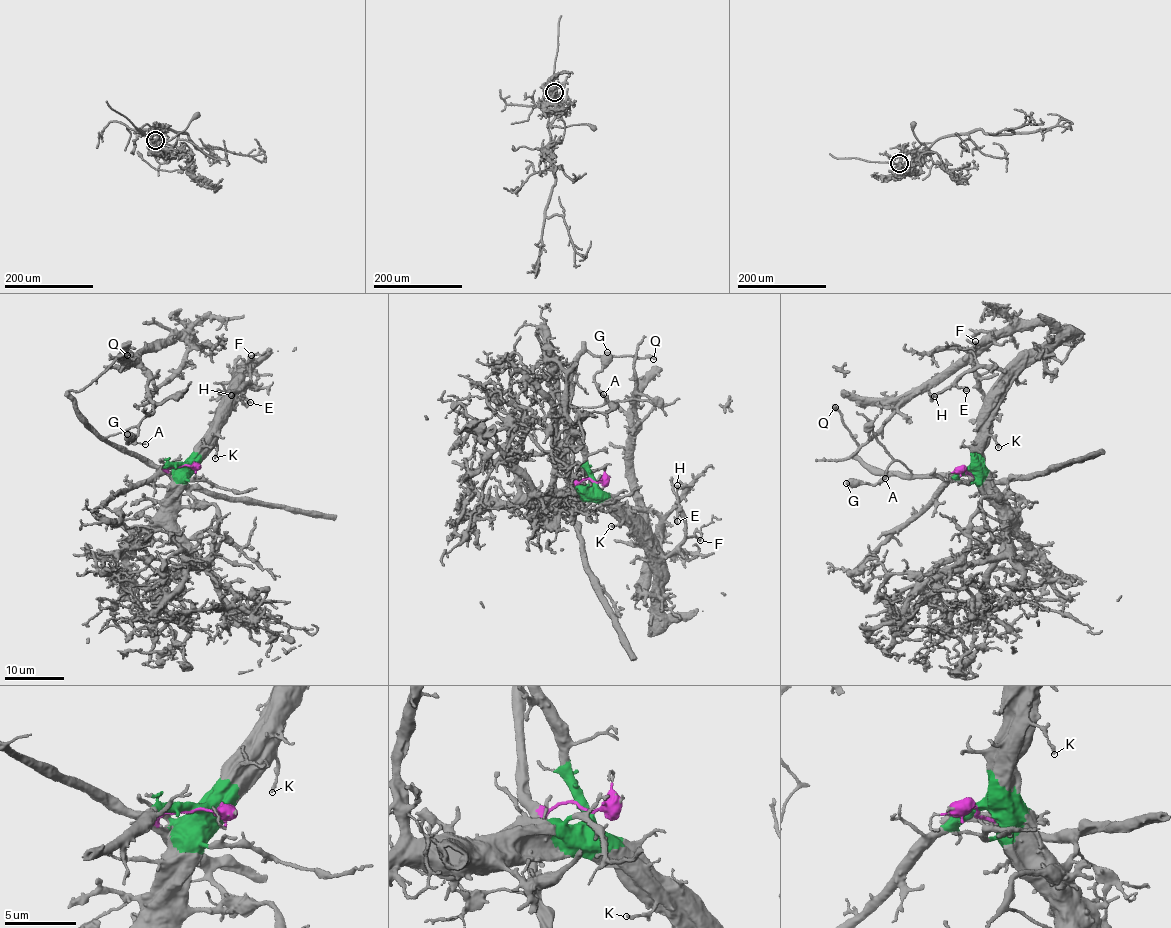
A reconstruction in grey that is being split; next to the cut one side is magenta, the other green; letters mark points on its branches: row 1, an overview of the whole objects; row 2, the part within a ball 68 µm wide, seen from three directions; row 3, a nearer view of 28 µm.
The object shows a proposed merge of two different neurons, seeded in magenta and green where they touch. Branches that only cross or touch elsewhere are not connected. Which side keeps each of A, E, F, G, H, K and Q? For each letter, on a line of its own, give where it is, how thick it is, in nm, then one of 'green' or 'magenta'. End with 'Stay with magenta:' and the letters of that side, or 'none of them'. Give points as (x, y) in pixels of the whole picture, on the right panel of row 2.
A: place (885, 478); calibre 120 nm; magenta
E: place (966, 390); calibre 200 nm; green
F: place (975, 341); calibre 140 nm; green
G: place (846, 483); calibre 650 nm; magenta
H: place (934, 396); calibre 190 nm; green
K: place (998, 447); calibre 200 nm; green
Q: place (835, 407); calibre 320 nm; magenta
Stay with magenta: A, G, Q

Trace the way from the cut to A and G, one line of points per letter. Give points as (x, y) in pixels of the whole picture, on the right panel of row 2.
A: (967, 470), (976, 476), (950, 473), (916, 477), (898, 460), (889, 465), (882, 479), (885, 478)
G: (967, 470), (976, 476), (950, 473), (916, 477), (901, 461), (895, 461), (889, 465), (879, 483), (846, 482)

